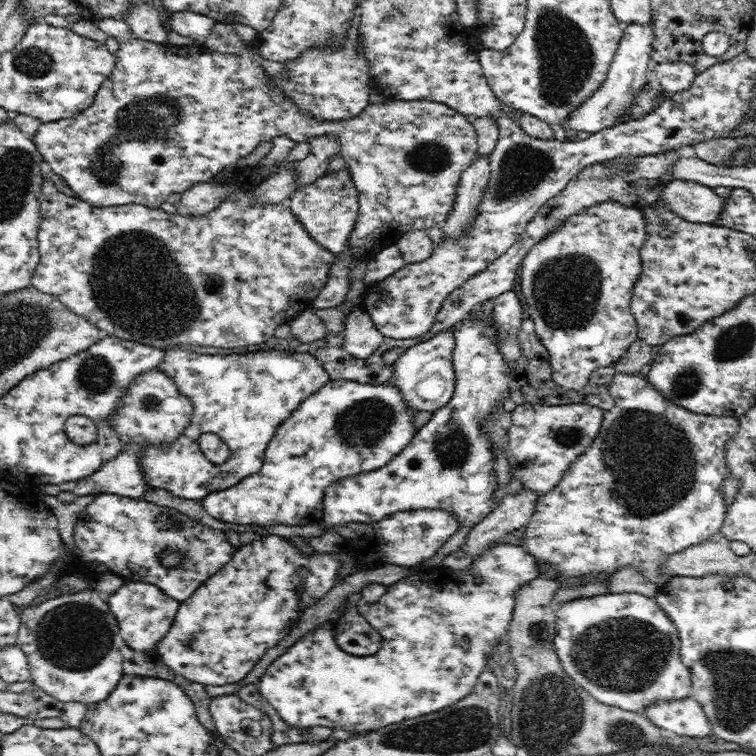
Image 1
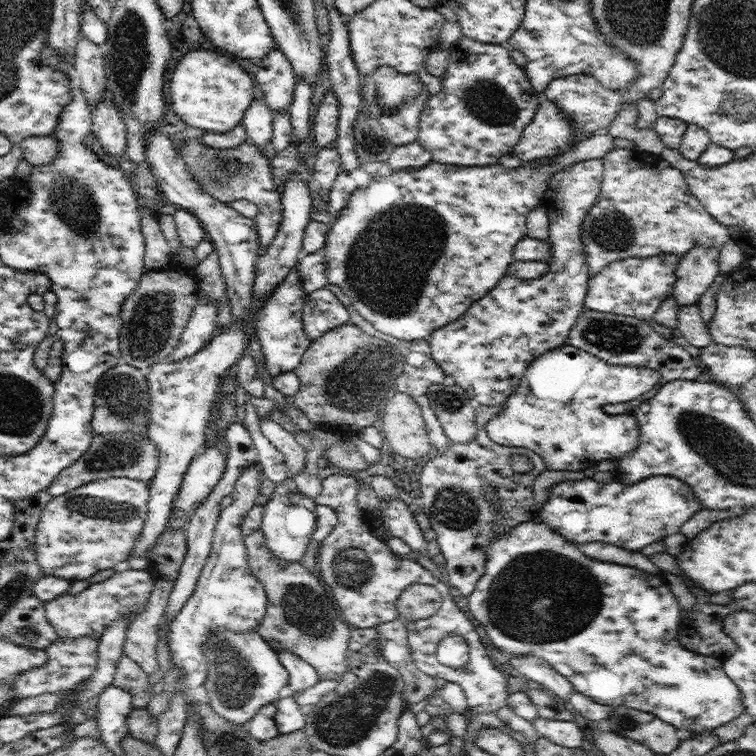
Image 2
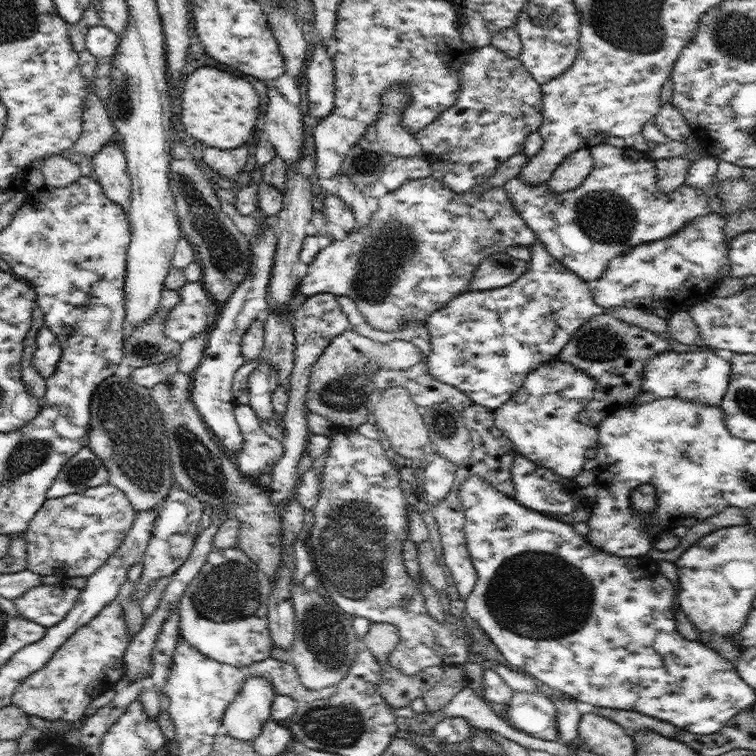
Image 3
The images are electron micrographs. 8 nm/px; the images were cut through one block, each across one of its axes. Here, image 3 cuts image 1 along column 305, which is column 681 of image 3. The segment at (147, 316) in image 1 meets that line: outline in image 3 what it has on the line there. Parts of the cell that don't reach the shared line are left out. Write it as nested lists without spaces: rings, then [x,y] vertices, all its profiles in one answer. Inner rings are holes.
[[[724,212],[696,216],[692,221],[688,221],[682,229],[678,229],[676,233],[672,233],[665,239],[639,244],[628,254],[616,256],[606,266],[604,275],[597,280],[597,286],[593,290],[596,304],[609,312],[615,306],[626,306],[645,311],[664,308],[670,313],[675,313],[678,310],[689,309],[704,300],[710,300],[721,281],[733,277],[731,267],[728,267],[729,254],[727,253],[726,237],[724,237],[727,217]]]

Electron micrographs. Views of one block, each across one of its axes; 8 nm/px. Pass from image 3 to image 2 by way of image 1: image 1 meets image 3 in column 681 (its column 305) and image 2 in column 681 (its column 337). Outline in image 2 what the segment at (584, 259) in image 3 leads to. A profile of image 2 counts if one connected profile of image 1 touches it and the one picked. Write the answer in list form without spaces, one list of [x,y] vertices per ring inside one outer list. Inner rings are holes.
[[[616,148],[607,152],[599,197],[582,221],[580,238],[591,274],[625,258],[650,257],[660,253],[682,256],[696,246],[721,248],[730,232],[690,193],[683,172],[662,156]]]

